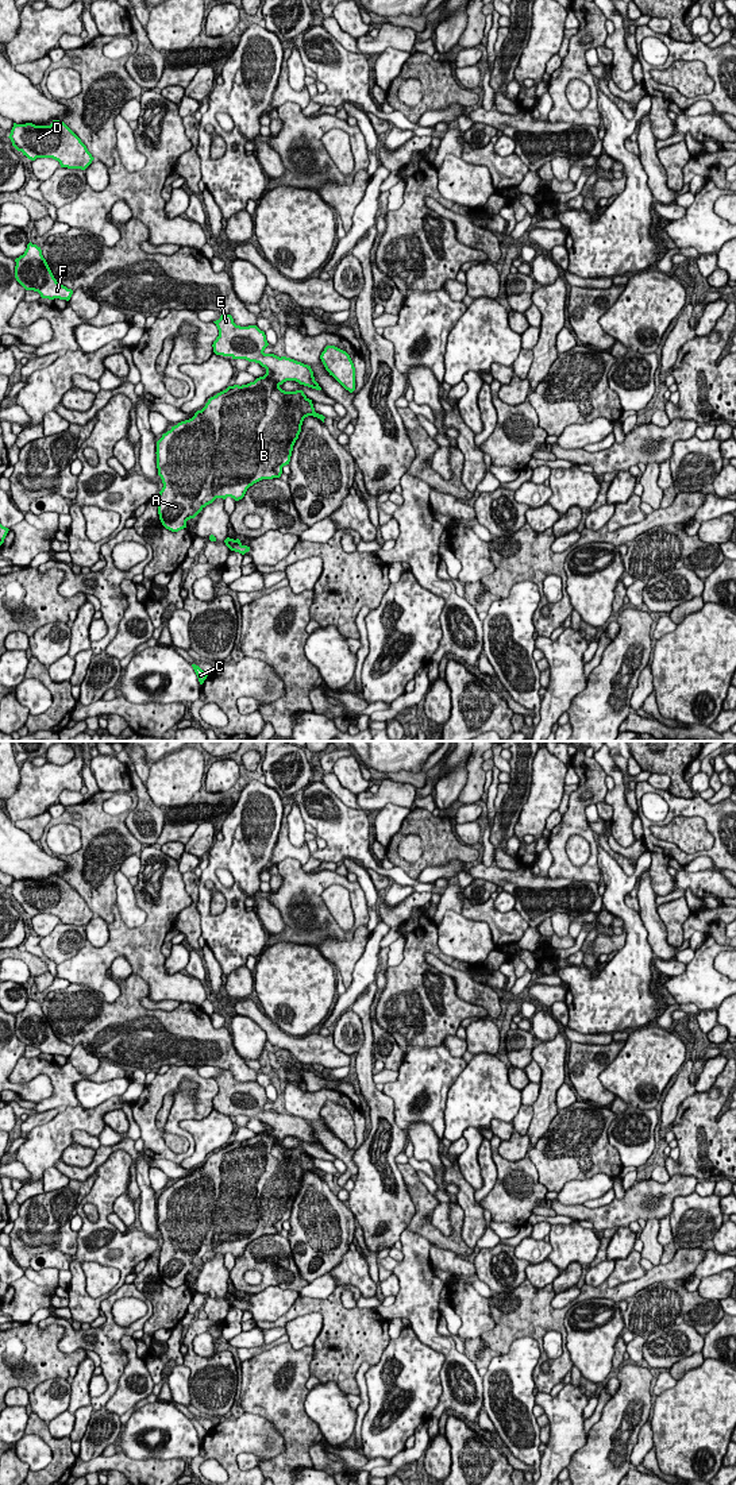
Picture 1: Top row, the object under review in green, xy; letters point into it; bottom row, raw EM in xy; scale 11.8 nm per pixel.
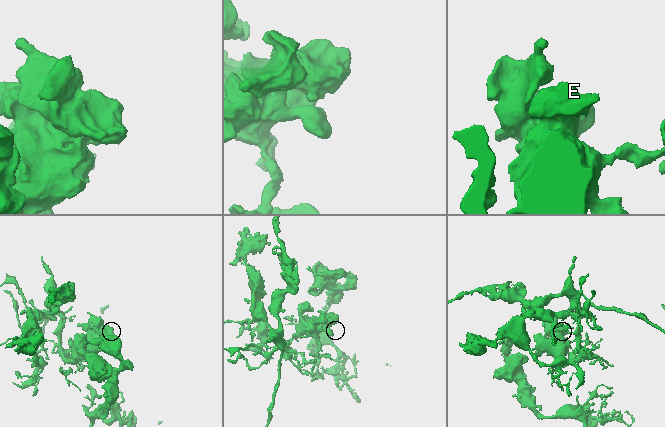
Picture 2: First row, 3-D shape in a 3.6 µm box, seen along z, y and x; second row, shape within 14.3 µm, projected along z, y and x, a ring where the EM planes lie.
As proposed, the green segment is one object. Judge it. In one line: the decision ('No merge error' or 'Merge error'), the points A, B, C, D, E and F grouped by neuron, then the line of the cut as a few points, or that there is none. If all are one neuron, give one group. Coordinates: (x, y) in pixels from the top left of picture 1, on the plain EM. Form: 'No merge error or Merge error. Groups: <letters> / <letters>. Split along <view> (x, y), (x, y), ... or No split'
Merge error. Groups: A B D E F / C. Split along xy (235, 1296), (231, 1306)

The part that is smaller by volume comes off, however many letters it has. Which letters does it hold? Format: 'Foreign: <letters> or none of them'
Foreign: C

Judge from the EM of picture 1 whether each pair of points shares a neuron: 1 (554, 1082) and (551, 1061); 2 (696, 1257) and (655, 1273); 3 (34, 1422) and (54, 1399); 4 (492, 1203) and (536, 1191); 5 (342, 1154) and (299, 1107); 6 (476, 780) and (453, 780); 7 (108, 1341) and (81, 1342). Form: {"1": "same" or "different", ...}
{"1": "same", "2": "same", "3": "different", "4": "same", "5": "same", "6": "different", "7": "same"}

